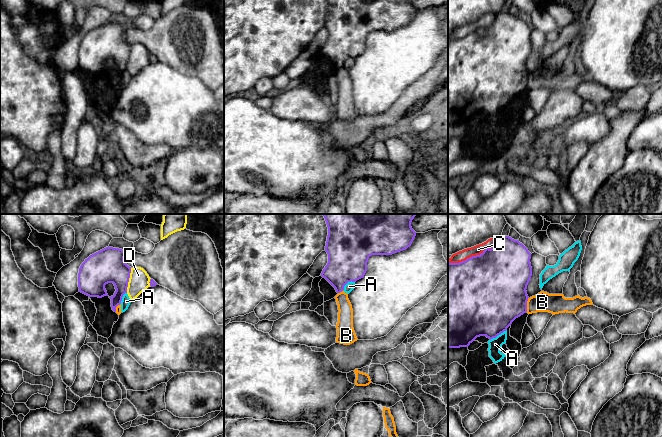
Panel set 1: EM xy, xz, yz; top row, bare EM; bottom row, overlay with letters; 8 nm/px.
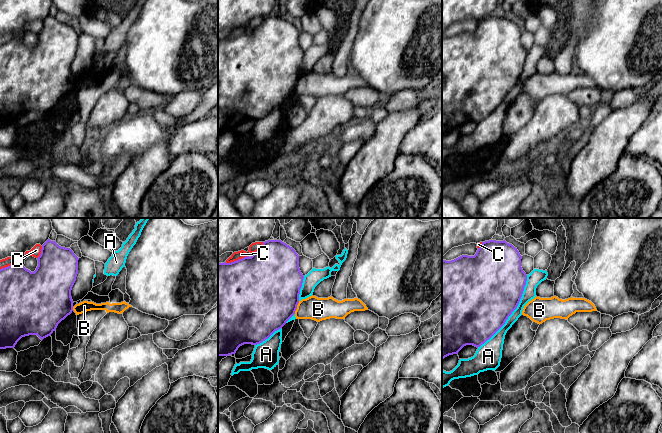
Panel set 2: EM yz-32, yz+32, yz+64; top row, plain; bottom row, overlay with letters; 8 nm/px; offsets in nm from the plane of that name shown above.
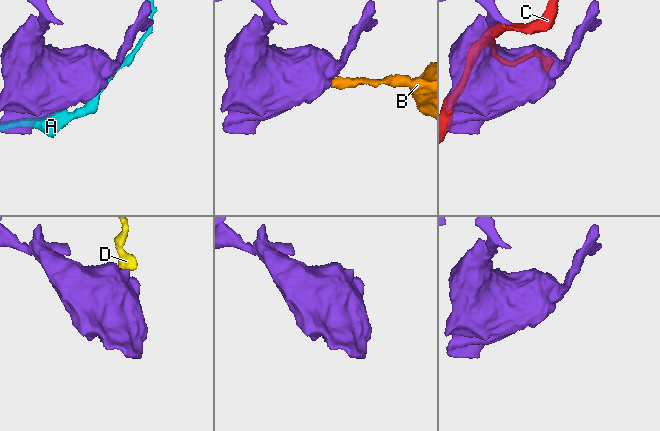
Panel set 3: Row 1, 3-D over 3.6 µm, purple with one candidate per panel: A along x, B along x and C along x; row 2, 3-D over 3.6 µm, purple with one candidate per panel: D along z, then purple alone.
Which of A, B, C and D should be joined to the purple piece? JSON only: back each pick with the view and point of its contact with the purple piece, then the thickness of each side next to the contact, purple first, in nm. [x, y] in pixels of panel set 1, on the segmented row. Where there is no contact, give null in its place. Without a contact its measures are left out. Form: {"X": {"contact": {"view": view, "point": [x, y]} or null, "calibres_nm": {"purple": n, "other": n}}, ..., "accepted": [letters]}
{"accepted": []}

